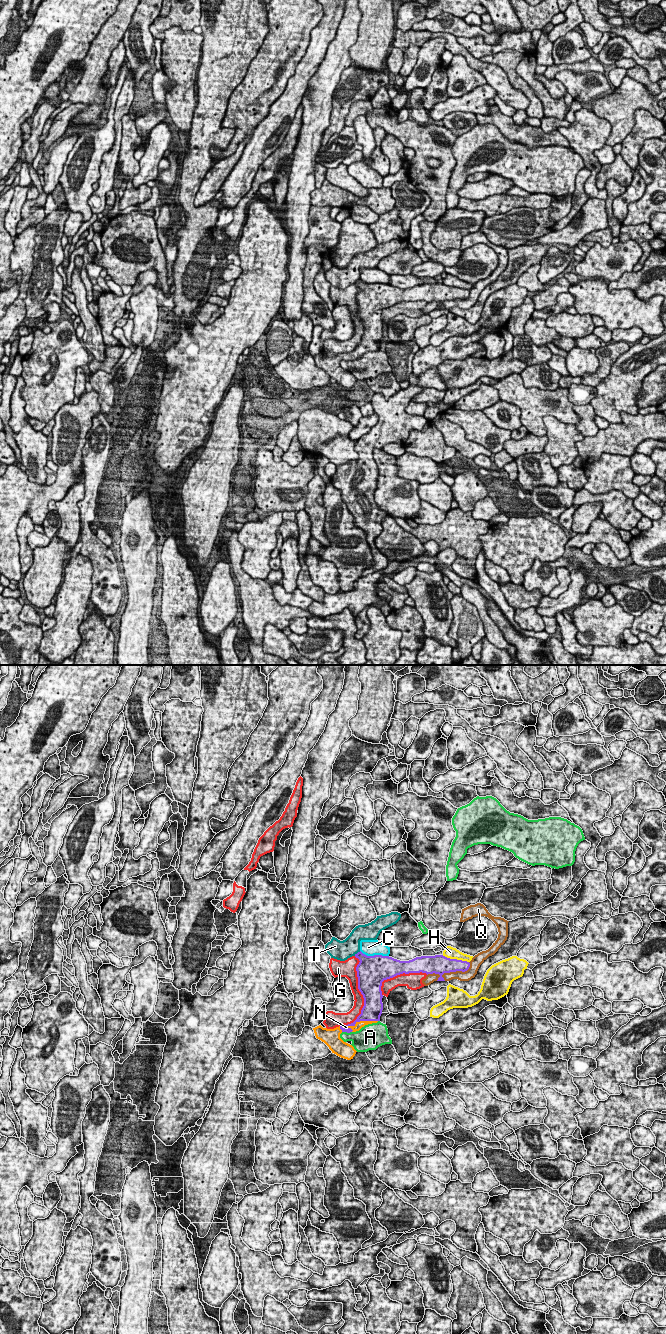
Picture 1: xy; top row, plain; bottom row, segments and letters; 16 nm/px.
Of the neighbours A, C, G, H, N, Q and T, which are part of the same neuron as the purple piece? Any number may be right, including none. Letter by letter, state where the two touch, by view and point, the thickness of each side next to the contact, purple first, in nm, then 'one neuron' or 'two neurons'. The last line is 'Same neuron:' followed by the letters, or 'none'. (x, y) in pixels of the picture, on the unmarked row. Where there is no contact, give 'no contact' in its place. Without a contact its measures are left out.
A: meets purple in xy at (347, 360); 90 nm thick on the purple side, 300 nm on the other; two neurons
C: meets purple in xy at (374, 283); 480 nm thick on the purple side, 260 nm on the other; two neurons
G: meets purple in xy at (362, 322); 380 nm thick on the purple side, 160 nm on the other; two neurons
H: meets purple in xy at (455, 287); 280 nm thick on the purple side, 190 nm on the other; two neurons
N: meets purple in xy at (360, 348); 320 nm thick on the purple side, 120 nm on the other; one neuron
Q: meets purple in xy at (450, 299); 320 nm thick on the purple side, 160 nm on the other; two neurons
T: meets purple in xy at (358, 280); 280 nm thick on the purple side, 300 nm on the other; two neurons
Same neuron: N

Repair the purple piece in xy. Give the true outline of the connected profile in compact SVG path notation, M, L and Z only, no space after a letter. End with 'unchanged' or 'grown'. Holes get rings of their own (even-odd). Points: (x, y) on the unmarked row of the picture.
M361 279L355 282L359 287L356 295L358 305L358 317L363 323L364 334L357 347L348 353L341 353L334 357L323 356L321 353L313 356L317 367L324 370L332 381L337 384L351 388L356 382L354 375L340 366L342 360L356 360L368 352L380 349L383 338L381 314L384 308L393 306L400 302L426 301L439 302L437 309L445 309L444 301L462 299L469 297L467 289L450 287L443 283L421 284L409 289L400 289L389 284L374 283L367 284Z | grown

